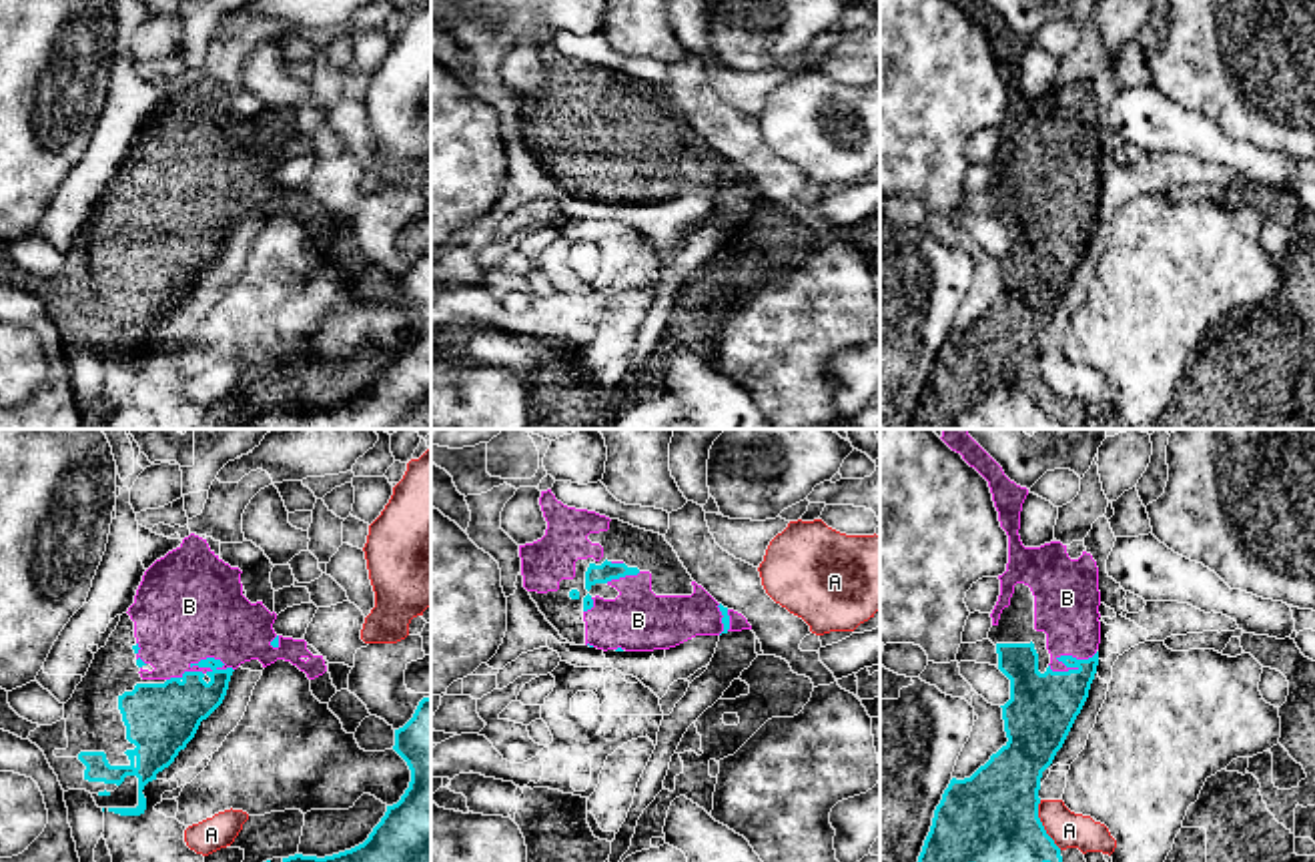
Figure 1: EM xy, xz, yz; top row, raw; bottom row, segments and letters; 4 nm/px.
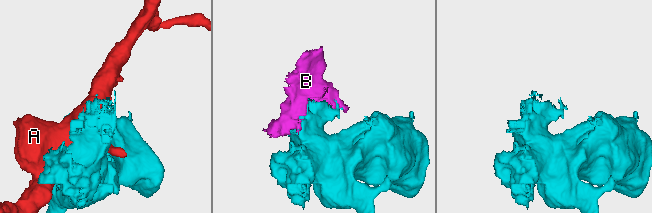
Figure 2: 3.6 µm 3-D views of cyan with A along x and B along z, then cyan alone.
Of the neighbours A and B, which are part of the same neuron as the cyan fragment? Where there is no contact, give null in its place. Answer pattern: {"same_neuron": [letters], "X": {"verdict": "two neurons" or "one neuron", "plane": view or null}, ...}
{"same_neuron": ["B"], "A": {"verdict": "two neurons", "plane": "yz"}, "B": {"verdict": "one neuron", "plane": "xy"}}

